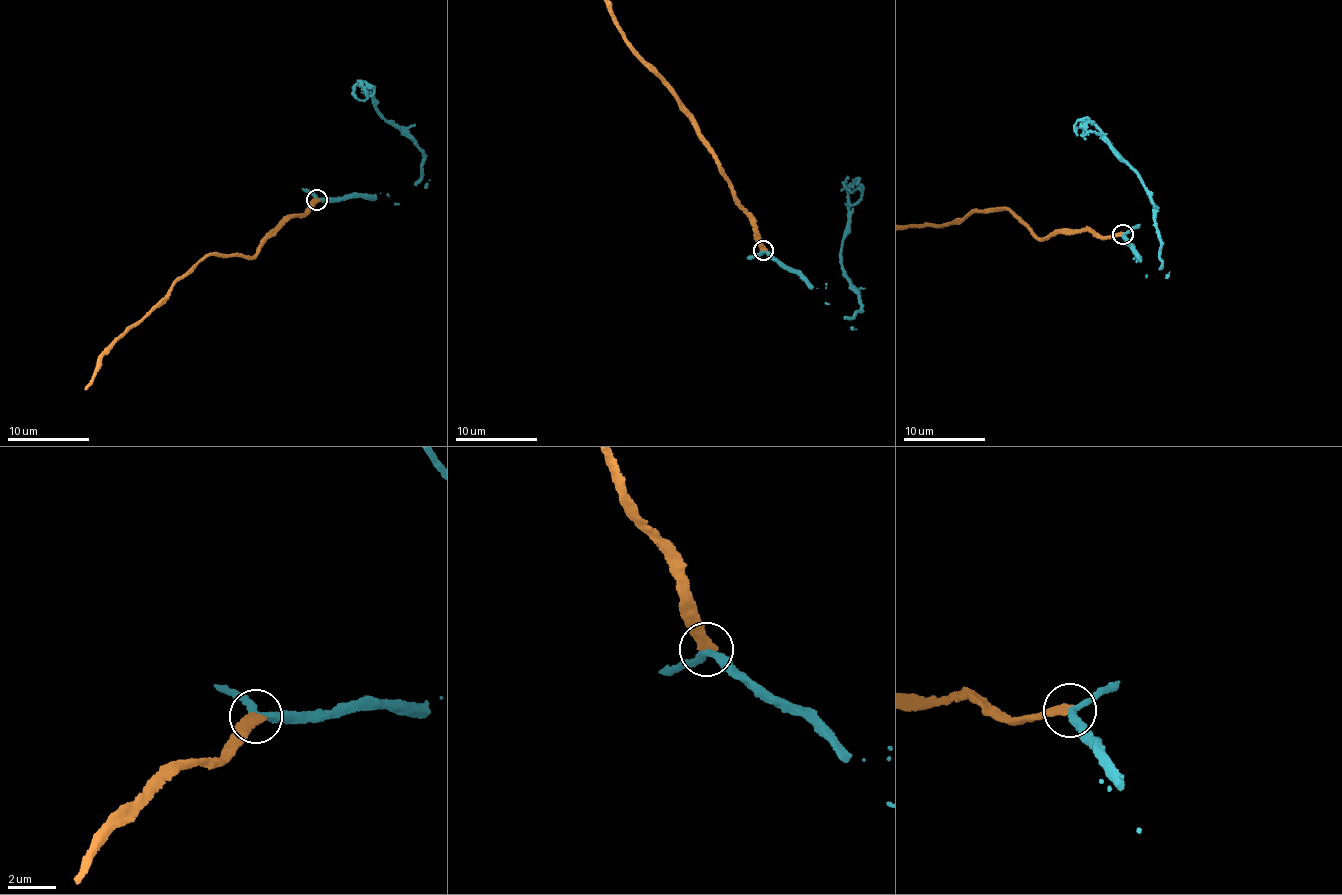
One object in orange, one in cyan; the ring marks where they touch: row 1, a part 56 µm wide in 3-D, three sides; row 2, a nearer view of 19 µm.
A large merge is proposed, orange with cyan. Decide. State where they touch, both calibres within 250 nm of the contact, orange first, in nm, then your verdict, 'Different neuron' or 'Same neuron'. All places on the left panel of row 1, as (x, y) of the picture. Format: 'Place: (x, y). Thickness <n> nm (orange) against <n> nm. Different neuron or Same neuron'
Place: (316, 199). Thickness 400 nm (orange) against 280 nm. Same neuron

